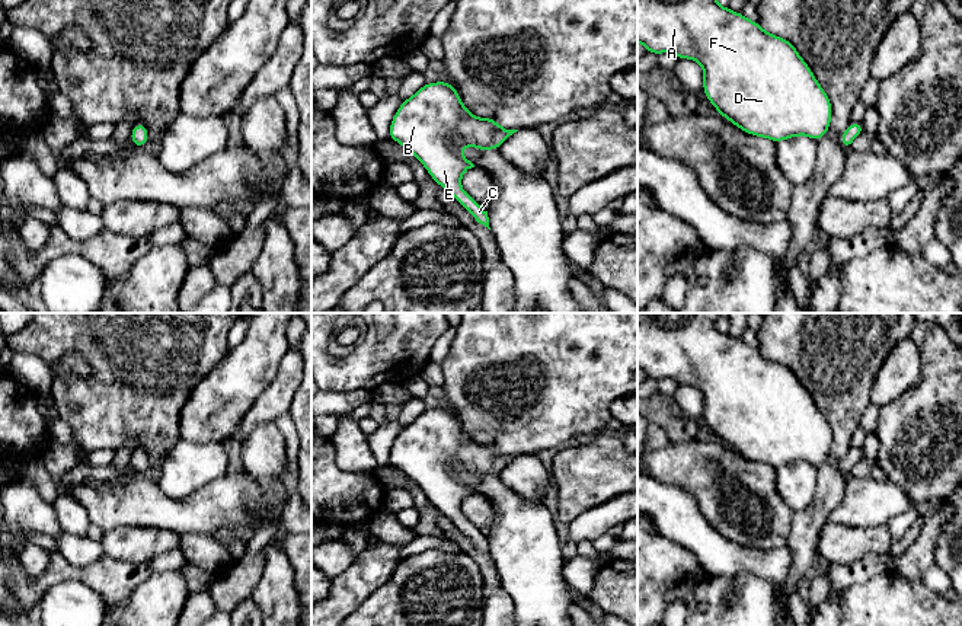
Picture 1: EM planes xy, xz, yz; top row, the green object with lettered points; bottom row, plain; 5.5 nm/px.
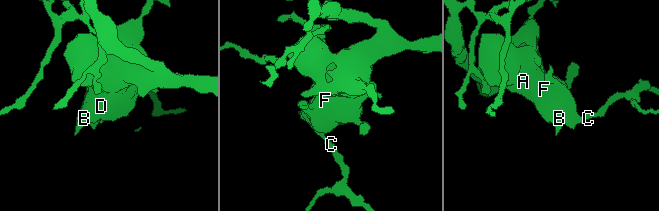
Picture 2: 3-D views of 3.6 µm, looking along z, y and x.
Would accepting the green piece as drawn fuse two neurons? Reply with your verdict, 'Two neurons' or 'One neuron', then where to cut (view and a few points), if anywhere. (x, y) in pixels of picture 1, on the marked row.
One neuron. No split

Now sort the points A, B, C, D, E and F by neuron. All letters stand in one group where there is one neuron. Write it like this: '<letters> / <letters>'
A B C D E F

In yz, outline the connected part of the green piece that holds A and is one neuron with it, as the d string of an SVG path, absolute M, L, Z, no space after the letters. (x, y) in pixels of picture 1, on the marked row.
M637 0L637 42L646 52L672 52L678 60L694 60L703 67L703 92L715 109L744 132L773 143L808 135L816 143L828 132L832 106L792 42L766 32L758 22L722 7L716 0Z

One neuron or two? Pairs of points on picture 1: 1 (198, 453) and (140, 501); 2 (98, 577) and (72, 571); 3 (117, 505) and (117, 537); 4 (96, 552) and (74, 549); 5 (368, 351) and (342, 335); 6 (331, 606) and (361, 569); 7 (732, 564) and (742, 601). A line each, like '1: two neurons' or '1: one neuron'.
1: two neurons
2: one neuron
3: two neurons
4: one neuron
5: two neurons
6: one neuron
7: two neurons

